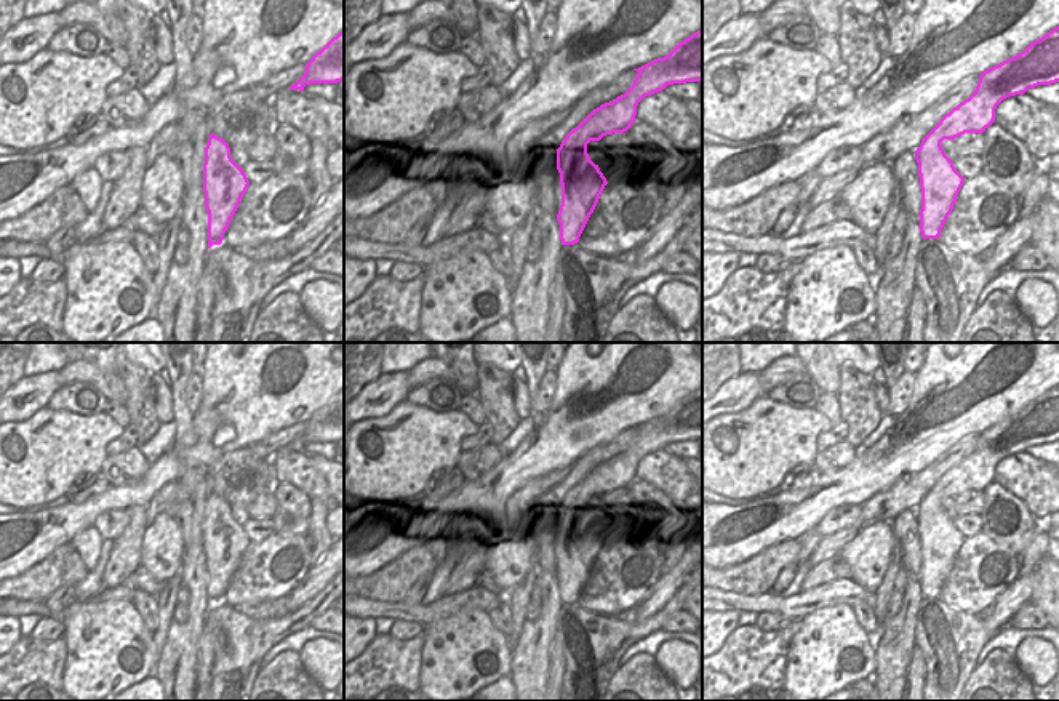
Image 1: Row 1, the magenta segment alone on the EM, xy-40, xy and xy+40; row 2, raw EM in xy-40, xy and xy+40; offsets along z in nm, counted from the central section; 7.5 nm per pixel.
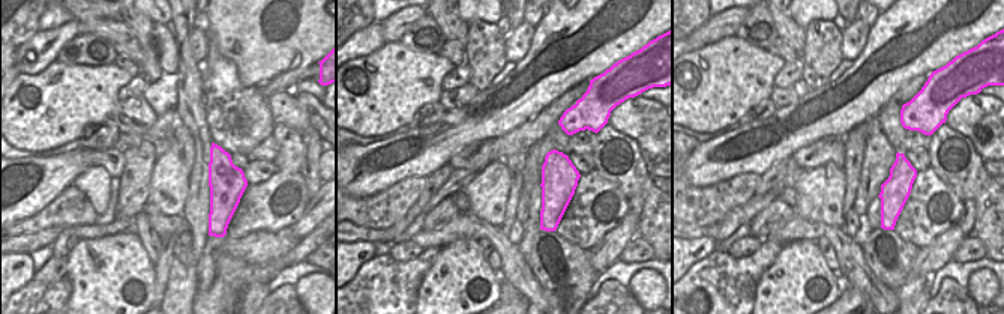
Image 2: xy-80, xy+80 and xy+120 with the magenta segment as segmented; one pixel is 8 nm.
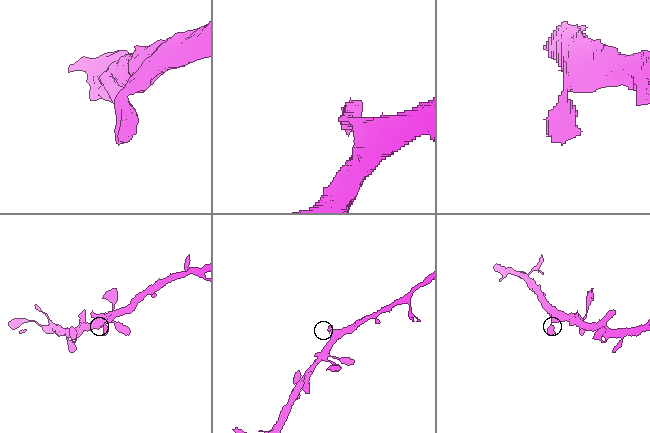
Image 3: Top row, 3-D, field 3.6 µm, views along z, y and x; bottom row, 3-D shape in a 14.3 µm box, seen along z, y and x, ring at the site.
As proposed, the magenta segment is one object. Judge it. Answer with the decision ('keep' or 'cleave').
keep

